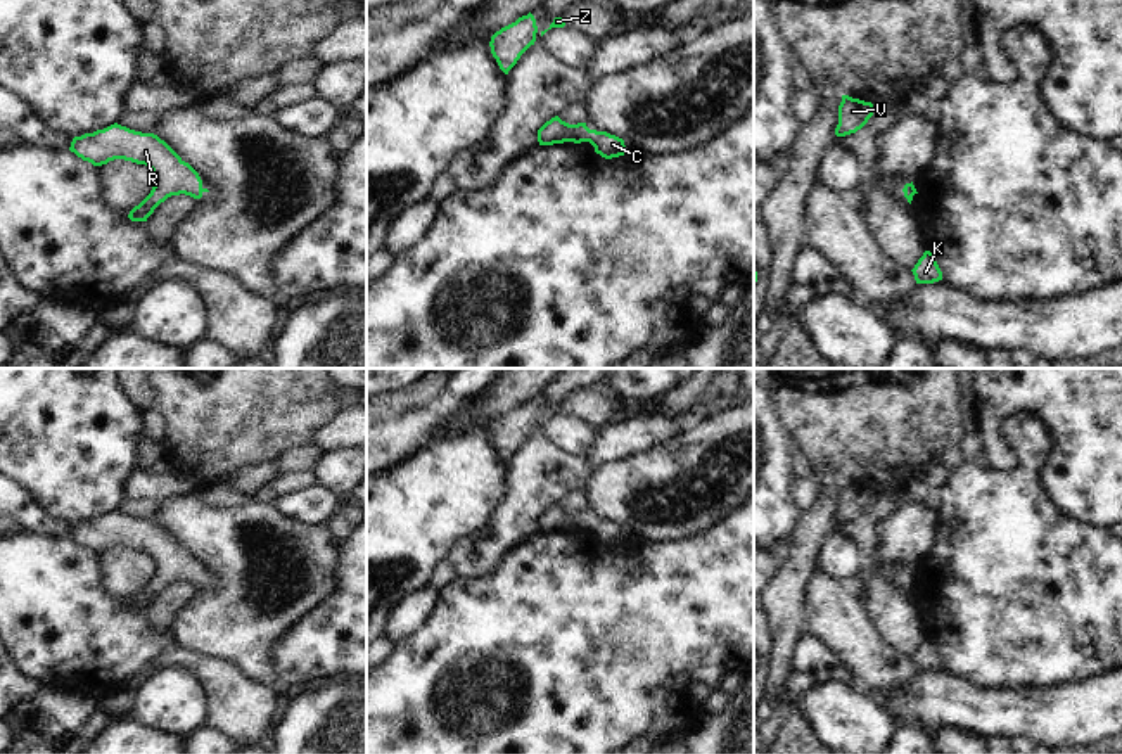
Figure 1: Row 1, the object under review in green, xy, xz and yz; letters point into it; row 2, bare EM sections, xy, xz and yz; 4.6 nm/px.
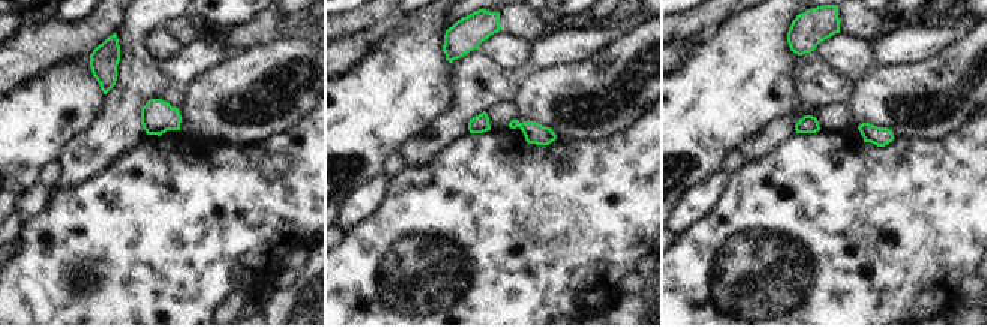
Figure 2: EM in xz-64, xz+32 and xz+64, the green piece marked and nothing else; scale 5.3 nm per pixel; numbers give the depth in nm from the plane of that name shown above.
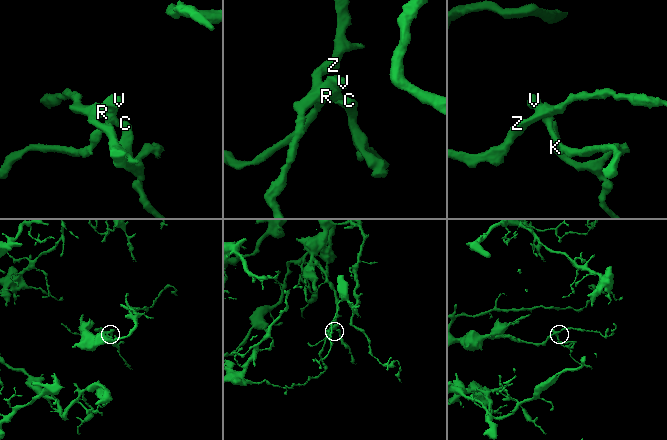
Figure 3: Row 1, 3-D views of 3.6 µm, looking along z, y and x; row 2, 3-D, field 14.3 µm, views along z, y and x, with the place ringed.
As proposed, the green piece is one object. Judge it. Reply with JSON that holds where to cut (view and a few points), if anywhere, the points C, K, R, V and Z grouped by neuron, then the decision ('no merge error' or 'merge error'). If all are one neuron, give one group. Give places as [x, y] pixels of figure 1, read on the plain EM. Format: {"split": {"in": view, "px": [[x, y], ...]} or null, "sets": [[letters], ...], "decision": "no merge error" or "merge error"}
{"split": null, "sets": [["C", "K", "R", "V", "Z"]], "decision": "no merge error"}

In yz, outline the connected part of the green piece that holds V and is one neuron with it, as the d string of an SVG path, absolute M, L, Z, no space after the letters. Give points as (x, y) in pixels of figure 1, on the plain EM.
M842 482L838 493L838 512L835 515L837 524L845 524L861 517L873 503L873 491L849 482Z

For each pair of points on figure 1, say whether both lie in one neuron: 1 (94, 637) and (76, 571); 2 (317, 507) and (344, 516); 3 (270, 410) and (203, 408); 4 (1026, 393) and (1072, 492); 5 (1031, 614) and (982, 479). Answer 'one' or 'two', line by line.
1: one
2: two
3: one
4: one
5: one

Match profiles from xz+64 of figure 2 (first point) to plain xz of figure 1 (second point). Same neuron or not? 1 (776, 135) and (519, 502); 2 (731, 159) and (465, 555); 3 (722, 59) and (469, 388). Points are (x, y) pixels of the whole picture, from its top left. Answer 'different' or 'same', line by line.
1: same
2: different
3: different

